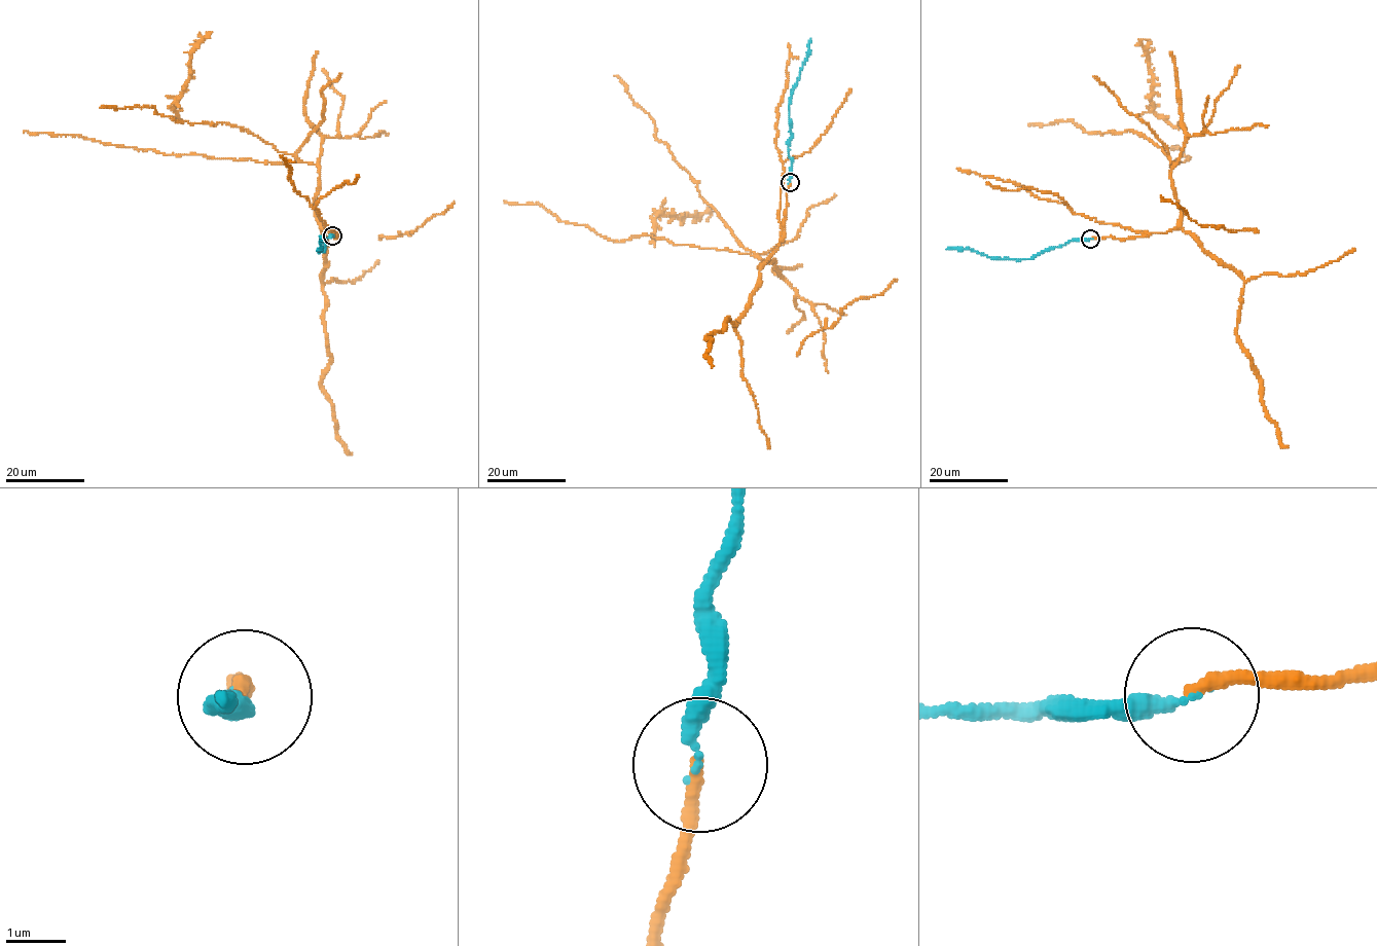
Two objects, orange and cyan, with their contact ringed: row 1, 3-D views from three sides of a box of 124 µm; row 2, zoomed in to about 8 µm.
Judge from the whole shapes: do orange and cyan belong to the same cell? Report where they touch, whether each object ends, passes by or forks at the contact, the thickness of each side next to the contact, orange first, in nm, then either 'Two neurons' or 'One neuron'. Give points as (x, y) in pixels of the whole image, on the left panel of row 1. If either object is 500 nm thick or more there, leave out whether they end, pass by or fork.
Place: (332, 235). At the ring orange ends. At the ring cyan ends. Thickness 200 nm (orange) against 200 nm. One neuron

